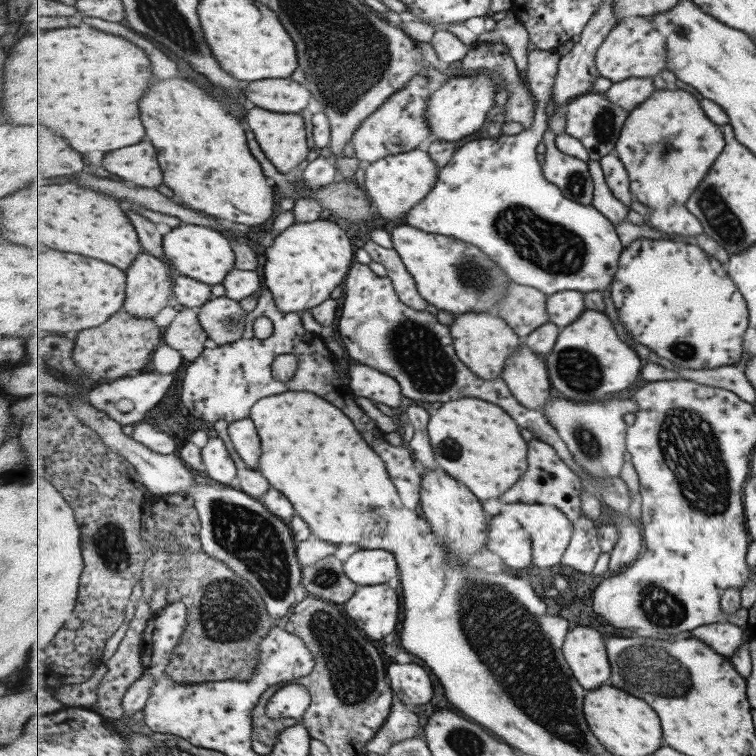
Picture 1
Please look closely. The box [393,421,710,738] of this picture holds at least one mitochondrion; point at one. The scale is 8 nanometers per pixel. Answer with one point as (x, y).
(638, 665)

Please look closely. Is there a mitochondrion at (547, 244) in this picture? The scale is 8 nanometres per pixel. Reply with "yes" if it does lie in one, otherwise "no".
yes

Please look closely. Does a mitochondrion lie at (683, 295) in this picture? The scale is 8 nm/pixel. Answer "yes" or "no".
no

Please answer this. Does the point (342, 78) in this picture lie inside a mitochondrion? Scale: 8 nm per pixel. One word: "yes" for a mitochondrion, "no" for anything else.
yes

